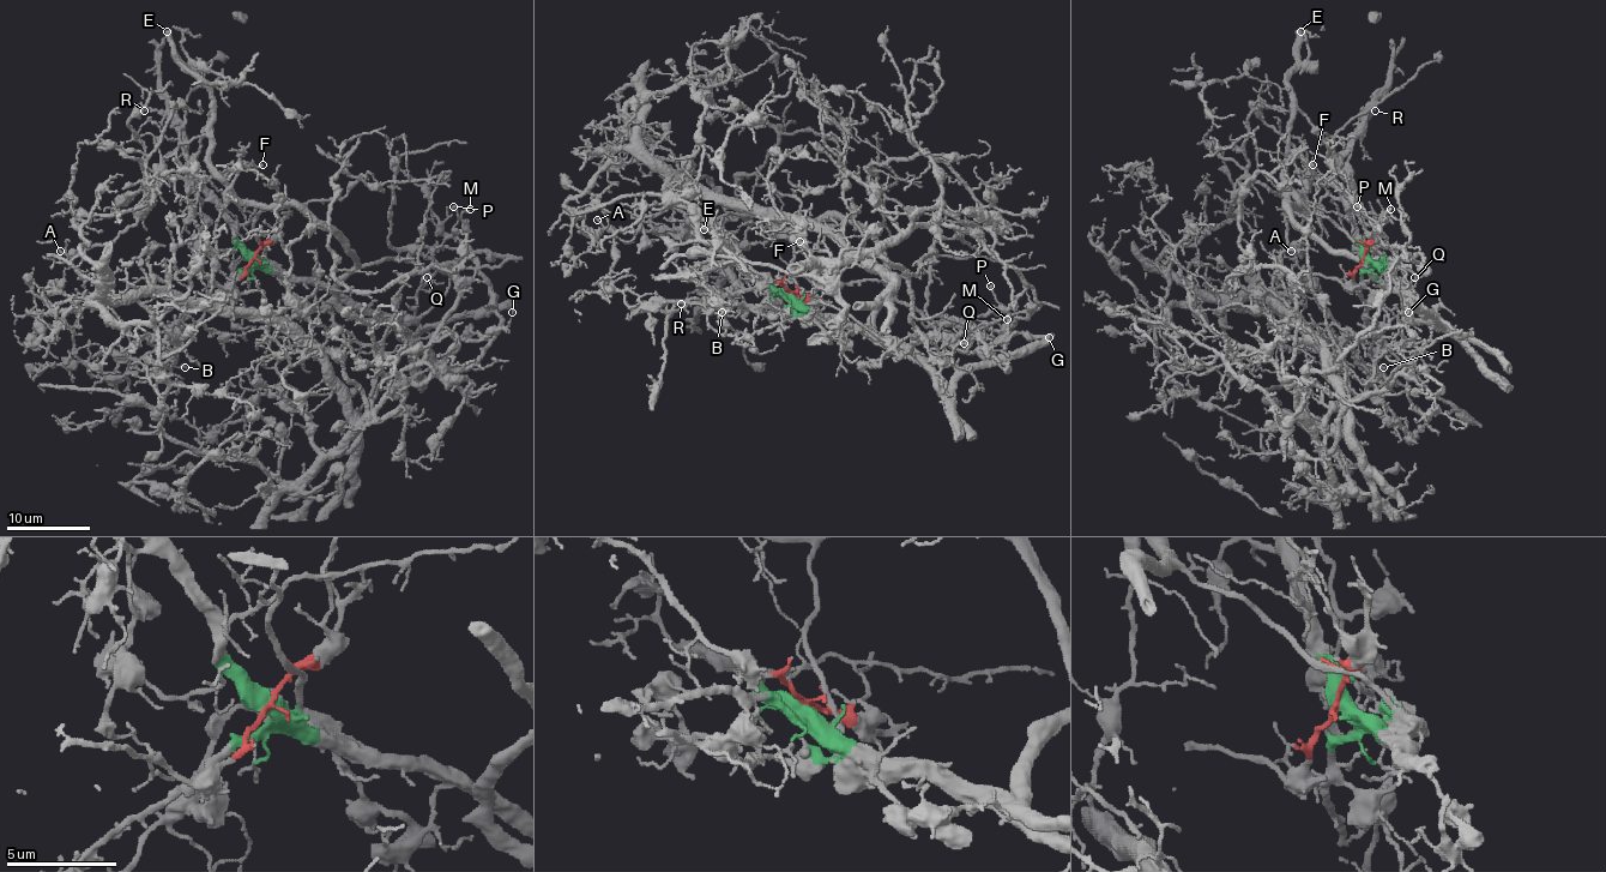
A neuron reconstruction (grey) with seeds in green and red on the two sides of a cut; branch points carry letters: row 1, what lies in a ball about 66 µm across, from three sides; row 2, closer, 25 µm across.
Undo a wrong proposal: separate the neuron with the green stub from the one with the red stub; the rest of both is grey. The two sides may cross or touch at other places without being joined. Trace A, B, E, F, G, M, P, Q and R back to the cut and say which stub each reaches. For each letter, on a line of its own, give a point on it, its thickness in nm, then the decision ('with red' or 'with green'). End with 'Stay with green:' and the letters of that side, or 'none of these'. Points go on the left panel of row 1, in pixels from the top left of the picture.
A: (60, 251) | 140 nm | with green
B: (185, 367) | 120 nm | with green
E: (167, 31) | 400 nm | with green
F: (263, 164) | 140 nm | with green
G: (512, 312) | 140 nm | with green
M: (470, 209) | 200 nm | with green
P: (453, 206) | 170 nm | with green
Q: (427, 277) | 110 nm | with green
R: (144, 110) | 110 nm | with green
Stay with green: A, B, E, F, G, M, P, Q, R

